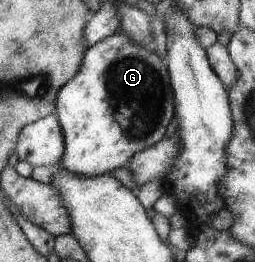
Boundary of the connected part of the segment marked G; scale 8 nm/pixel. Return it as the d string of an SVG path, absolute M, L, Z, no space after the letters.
M111 34L87 47L74 78L63 84L54 102L55 115L64 136L64 149L56 168L88 177L111 174L115 168L125 166L136 153L161 140L173 116L174 103L168 68L163 63L155 53L121 34Z

